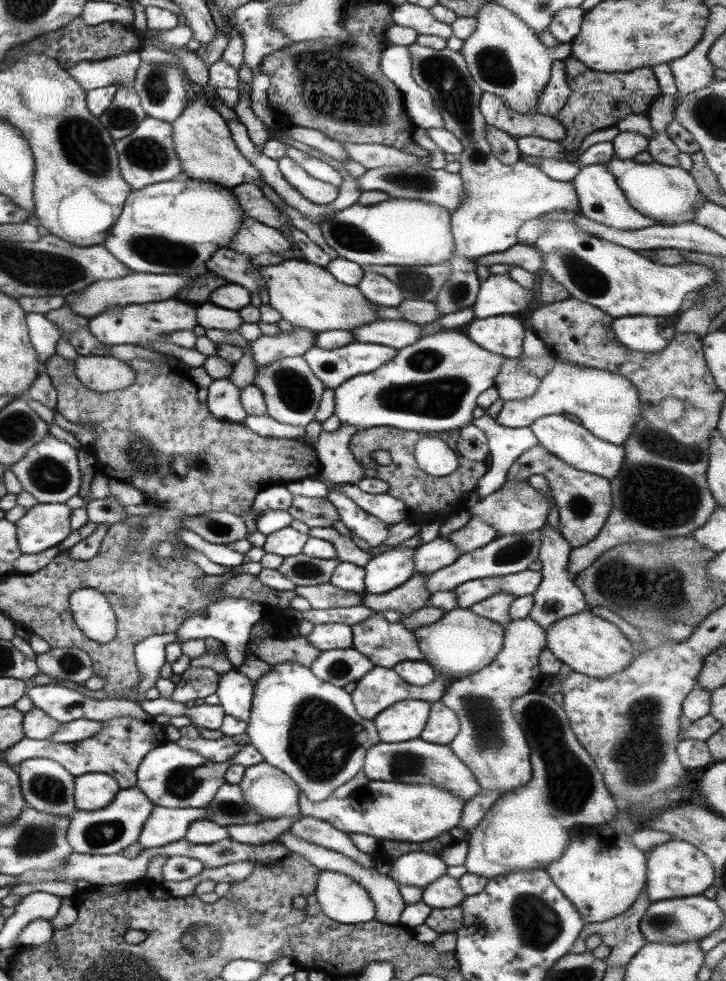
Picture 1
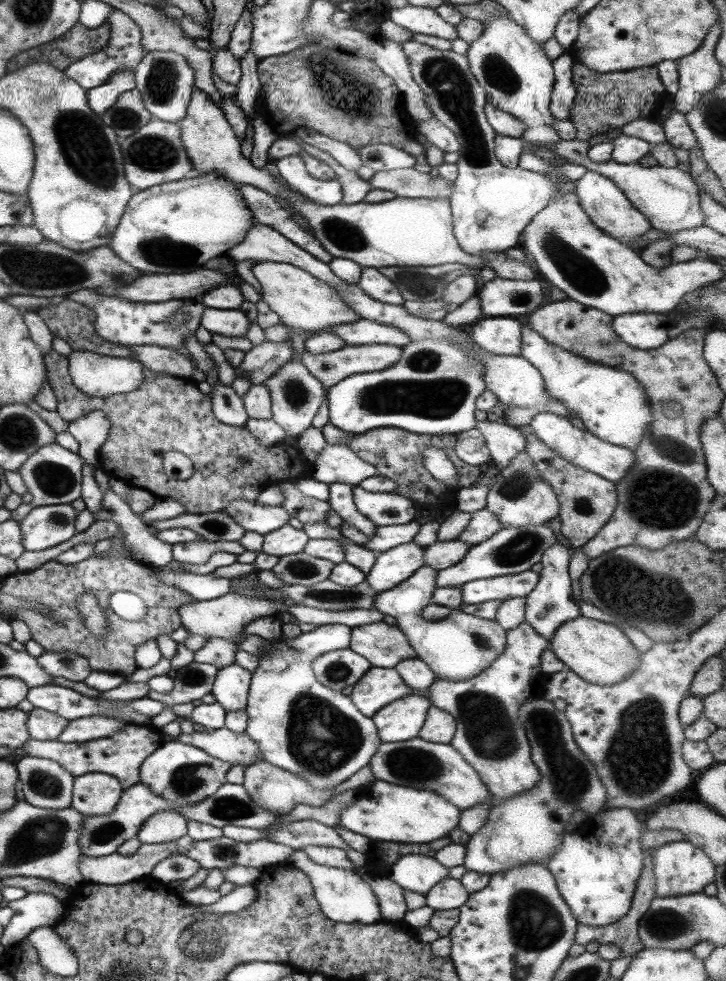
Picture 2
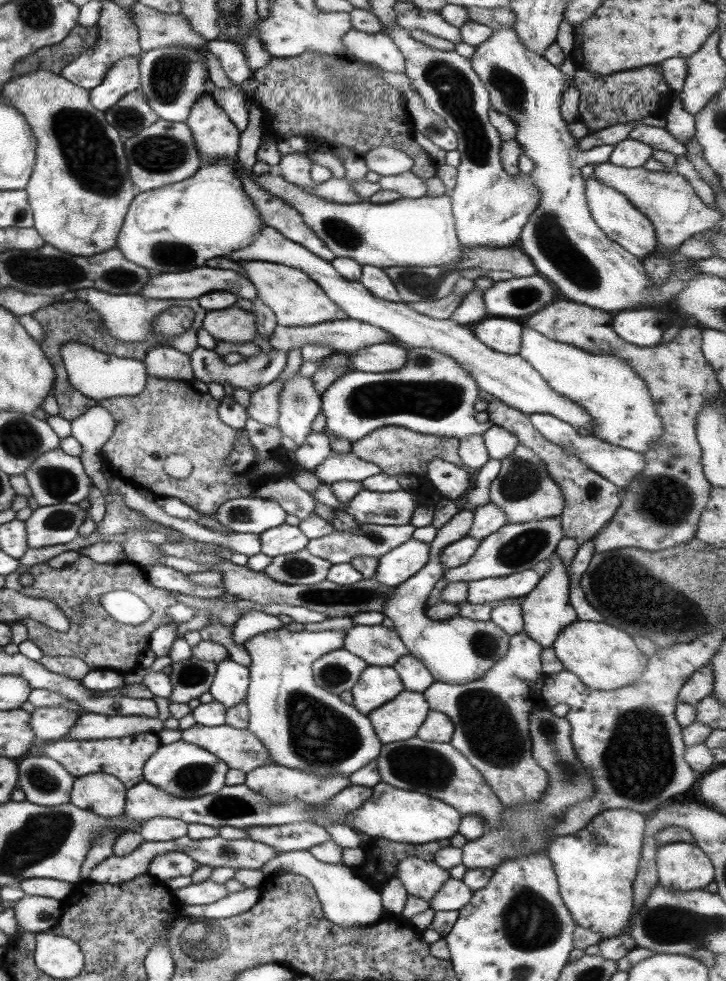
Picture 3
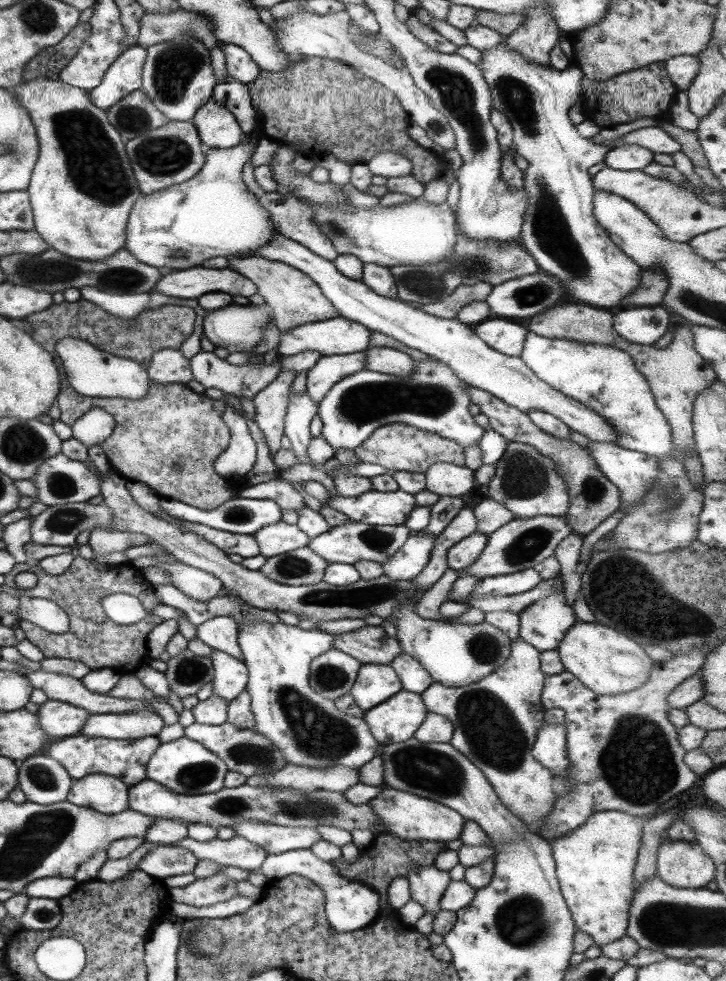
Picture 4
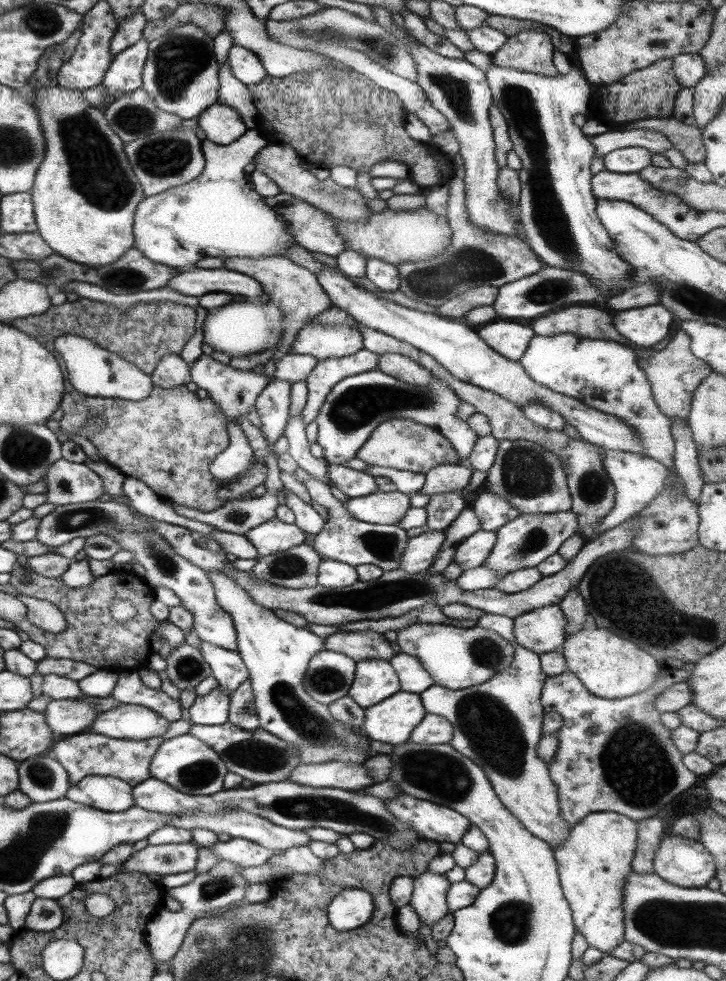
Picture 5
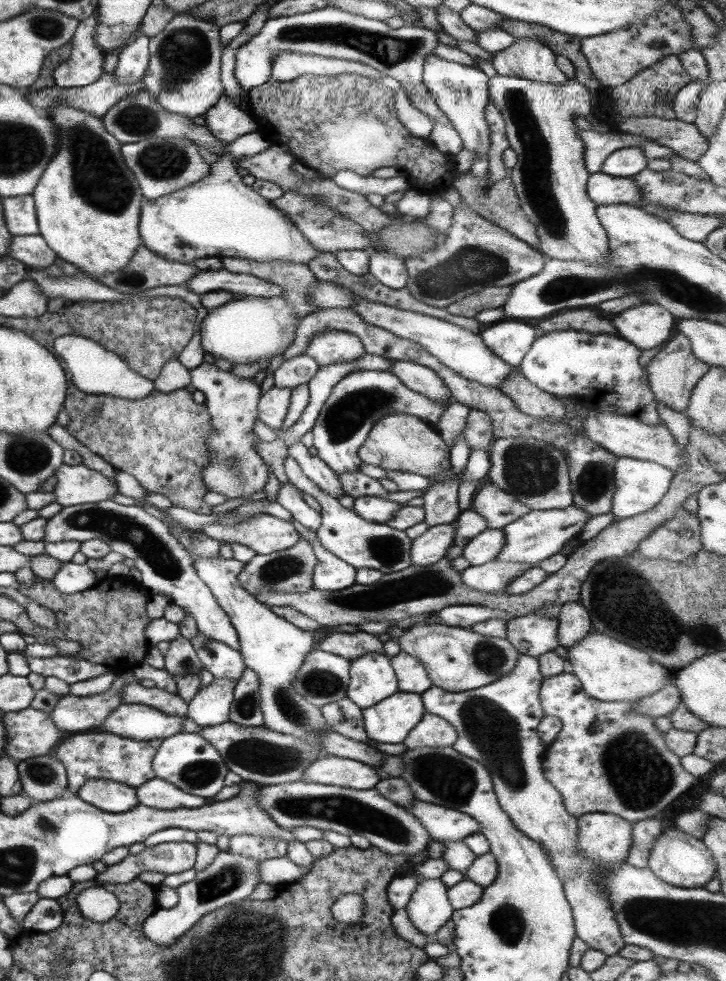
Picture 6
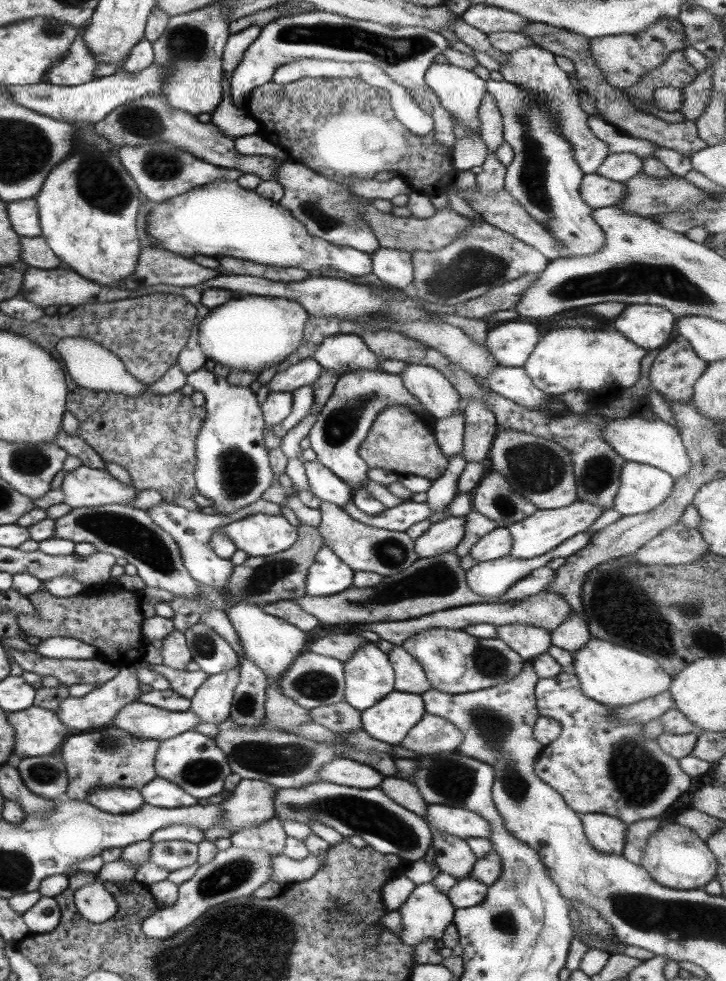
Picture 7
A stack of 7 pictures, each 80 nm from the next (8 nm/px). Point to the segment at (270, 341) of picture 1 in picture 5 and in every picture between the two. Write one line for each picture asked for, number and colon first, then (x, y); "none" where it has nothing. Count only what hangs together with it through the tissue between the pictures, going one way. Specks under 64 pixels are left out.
2: (257, 364)
3: (253, 372)
4: (244, 381)
5: (234, 391)

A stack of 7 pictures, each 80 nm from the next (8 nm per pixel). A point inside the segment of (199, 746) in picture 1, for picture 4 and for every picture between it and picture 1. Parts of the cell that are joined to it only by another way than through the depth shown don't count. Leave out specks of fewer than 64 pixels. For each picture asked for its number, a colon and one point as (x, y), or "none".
2: (235, 748)
3: (237, 748)
4: (246, 752)

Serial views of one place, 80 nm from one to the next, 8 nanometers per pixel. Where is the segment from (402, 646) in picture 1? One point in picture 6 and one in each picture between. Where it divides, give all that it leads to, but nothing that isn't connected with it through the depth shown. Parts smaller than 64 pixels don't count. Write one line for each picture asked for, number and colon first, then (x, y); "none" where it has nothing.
2: (382, 645)
3: (378, 645)
4: (369, 645)
5: (363, 645)
6: (349, 646)

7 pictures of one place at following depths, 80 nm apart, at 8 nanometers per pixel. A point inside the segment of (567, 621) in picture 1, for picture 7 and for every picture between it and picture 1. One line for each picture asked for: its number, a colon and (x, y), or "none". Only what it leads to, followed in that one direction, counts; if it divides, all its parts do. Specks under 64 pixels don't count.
2: (599, 653)
3: (601, 657)
4: (606, 662)
5: (610, 668)
6: (607, 670)
7: (608, 674)

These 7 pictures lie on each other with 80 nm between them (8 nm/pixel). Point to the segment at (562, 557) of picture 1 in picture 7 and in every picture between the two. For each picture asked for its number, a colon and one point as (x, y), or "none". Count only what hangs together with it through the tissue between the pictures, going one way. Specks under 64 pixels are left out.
2: (550, 603)
3: (546, 611)
4: (543, 624)
5: (542, 630)
6: (533, 634)
7: (527, 641)

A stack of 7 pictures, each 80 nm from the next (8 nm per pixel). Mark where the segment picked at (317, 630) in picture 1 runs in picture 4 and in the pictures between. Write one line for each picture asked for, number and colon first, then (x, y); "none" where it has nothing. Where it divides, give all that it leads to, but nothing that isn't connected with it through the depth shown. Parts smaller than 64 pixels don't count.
2: (300, 726)
3: (303, 727)
4: (309, 731)

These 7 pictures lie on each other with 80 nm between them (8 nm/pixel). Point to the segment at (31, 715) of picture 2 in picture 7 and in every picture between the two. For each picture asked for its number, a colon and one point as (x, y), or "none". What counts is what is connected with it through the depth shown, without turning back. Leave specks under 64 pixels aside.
3: (48, 723)
4: (58, 719)
5: (65, 717)
6: (72, 714)
7: (97, 708)

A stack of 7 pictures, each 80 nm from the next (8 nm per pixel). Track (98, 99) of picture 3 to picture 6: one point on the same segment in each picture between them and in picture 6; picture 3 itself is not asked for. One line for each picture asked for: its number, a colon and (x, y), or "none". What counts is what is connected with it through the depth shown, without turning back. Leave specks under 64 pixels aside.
4: (124, 75)
5: (124, 73)
6: (132, 61)

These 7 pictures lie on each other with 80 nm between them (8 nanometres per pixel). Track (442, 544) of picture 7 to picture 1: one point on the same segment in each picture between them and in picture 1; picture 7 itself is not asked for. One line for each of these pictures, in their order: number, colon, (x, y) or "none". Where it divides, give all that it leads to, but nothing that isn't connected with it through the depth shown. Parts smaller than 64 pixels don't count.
1: (390, 568)
2: (391, 567)
3: (397, 565)
4: (409, 560)
5: (420, 550)
6: (432, 545)

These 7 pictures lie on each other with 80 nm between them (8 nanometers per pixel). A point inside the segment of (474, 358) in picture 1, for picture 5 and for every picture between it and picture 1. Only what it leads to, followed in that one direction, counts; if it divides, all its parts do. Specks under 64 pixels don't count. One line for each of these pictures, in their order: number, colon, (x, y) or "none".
2: (431, 390)
3: (431, 394)
4: (433, 399)
5: (357, 403)

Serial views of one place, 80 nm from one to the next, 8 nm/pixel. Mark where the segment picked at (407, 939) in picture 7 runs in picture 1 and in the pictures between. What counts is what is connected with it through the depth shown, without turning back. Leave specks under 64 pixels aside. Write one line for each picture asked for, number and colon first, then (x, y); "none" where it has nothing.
1: (418, 869)
2: (417, 873)
3: (422, 878)
4: (427, 884)
5: (428, 898)
6: (428, 909)

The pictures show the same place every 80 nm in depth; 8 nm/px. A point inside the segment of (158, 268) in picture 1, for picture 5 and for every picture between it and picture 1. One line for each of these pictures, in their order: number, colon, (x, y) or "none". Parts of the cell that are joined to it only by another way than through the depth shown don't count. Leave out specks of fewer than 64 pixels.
2: (205, 215)
3: (168, 229)
4: (212, 214)
5: (218, 214)

